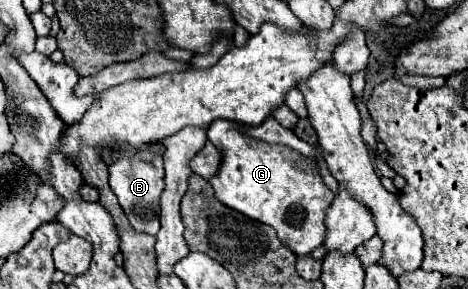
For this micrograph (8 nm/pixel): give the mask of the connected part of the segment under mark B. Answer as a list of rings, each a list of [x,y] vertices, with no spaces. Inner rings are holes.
[[[139,150],[135,156],[129,160],[119,158],[109,166],[109,186],[119,198],[119,204],[129,218],[131,226],[137,232],[145,232],[155,236],[159,232],[159,198],[165,188],[165,170],[163,170],[163,158],[149,152],[149,150]]]

